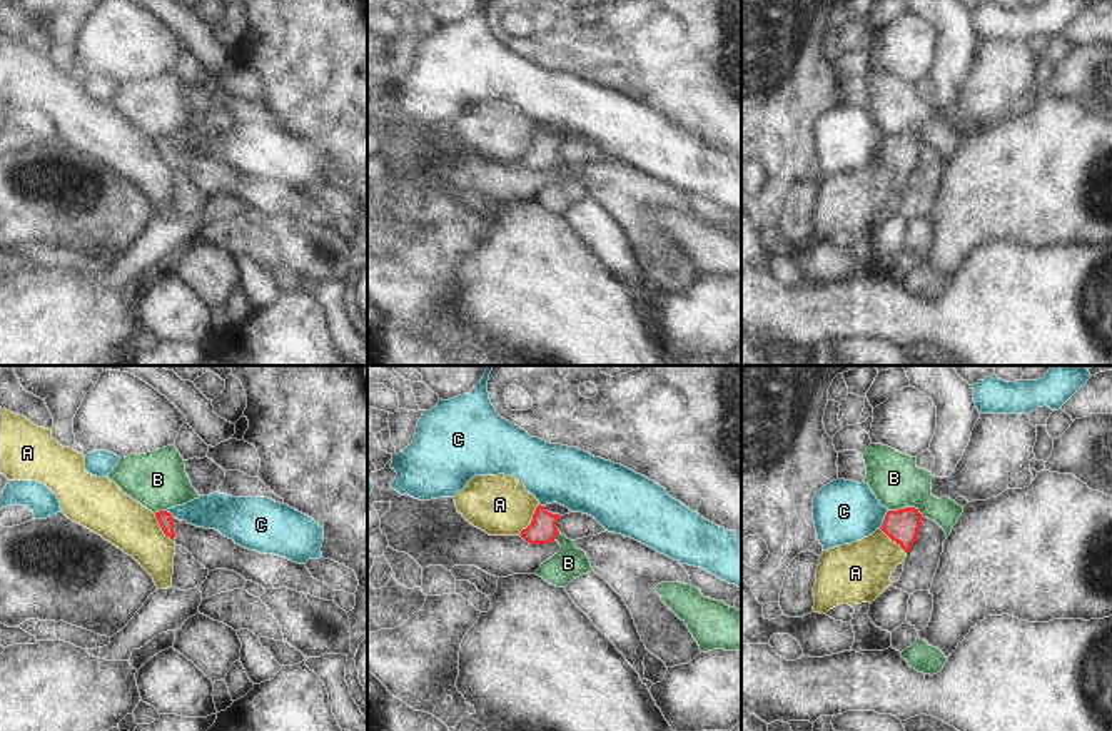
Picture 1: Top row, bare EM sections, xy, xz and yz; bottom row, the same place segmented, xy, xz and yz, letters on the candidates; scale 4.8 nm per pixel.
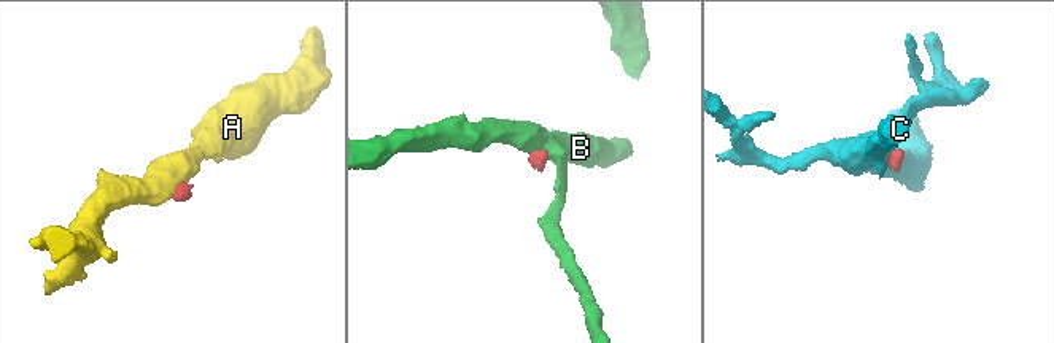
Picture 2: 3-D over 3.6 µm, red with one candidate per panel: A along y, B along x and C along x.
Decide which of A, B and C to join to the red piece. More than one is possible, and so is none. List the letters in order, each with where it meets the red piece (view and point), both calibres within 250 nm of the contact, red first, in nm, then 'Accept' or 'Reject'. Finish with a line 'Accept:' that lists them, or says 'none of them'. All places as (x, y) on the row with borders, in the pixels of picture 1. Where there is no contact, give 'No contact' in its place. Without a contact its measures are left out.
A: Touches red at xz (533, 519). Thickness 130 nm (red) against 280 nm. Reject
B: Touches red at yz (907, 508). Thickness 160 nm (red) against 240 nm. Reject
C: Touches red at yz (884, 519). Thickness 160 nm (red) against 300 nm. Reject
Accept: none of them.

